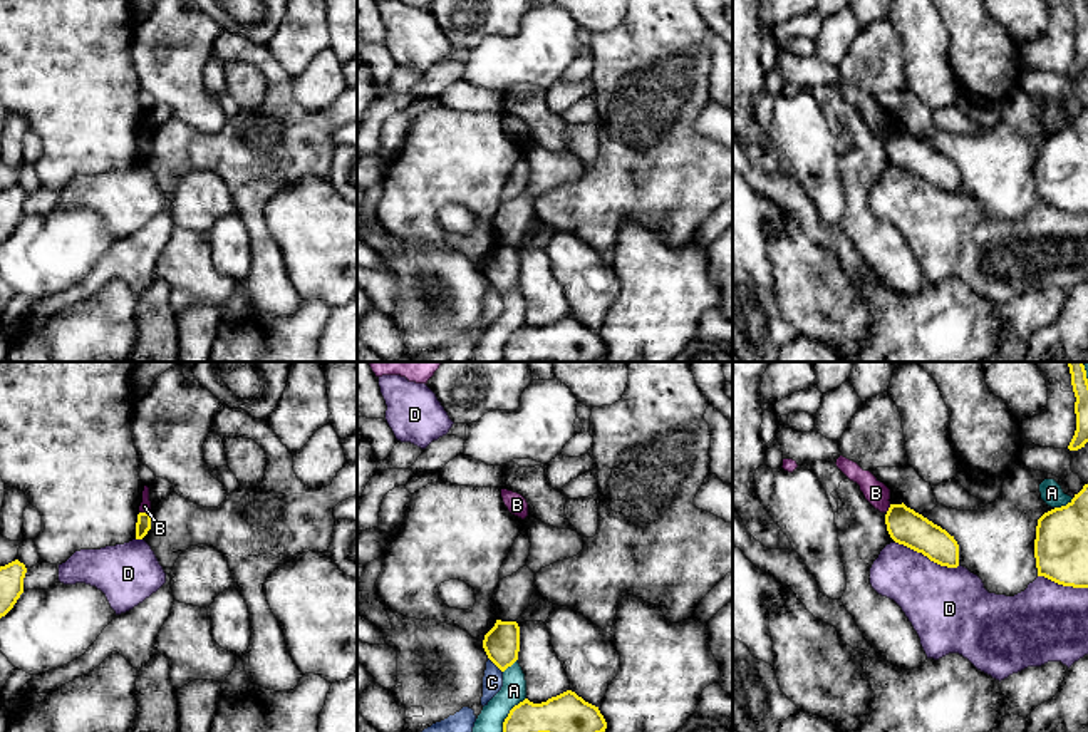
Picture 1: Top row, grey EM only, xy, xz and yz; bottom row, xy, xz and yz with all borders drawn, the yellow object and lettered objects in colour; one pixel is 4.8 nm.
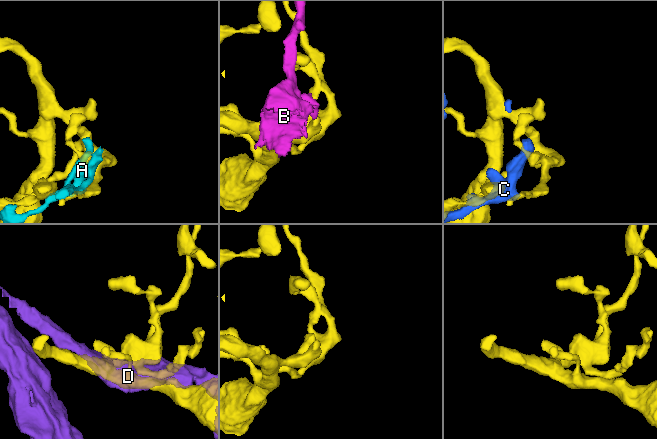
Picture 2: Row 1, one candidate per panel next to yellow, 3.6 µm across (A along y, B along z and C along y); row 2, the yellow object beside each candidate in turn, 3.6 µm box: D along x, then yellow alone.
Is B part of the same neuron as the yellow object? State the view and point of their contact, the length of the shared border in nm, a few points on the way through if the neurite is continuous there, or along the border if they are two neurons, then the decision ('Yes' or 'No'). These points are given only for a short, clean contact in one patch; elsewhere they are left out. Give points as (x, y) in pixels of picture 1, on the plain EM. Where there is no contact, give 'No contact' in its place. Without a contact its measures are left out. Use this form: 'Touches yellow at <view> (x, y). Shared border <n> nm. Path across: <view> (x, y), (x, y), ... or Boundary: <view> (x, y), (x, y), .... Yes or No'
Touches yellow at xy (143, 138). Shared border 50 nm. Boundary: xy (148, 134), (139, 138). No

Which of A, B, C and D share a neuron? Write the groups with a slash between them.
A / B / C / D

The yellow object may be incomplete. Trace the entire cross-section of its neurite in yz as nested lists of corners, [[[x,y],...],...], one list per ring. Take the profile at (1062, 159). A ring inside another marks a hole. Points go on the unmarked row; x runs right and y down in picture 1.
[[[1088,109],[1066,131],[1038,144],[1034,183],[1038,201],[1088,213]]]

